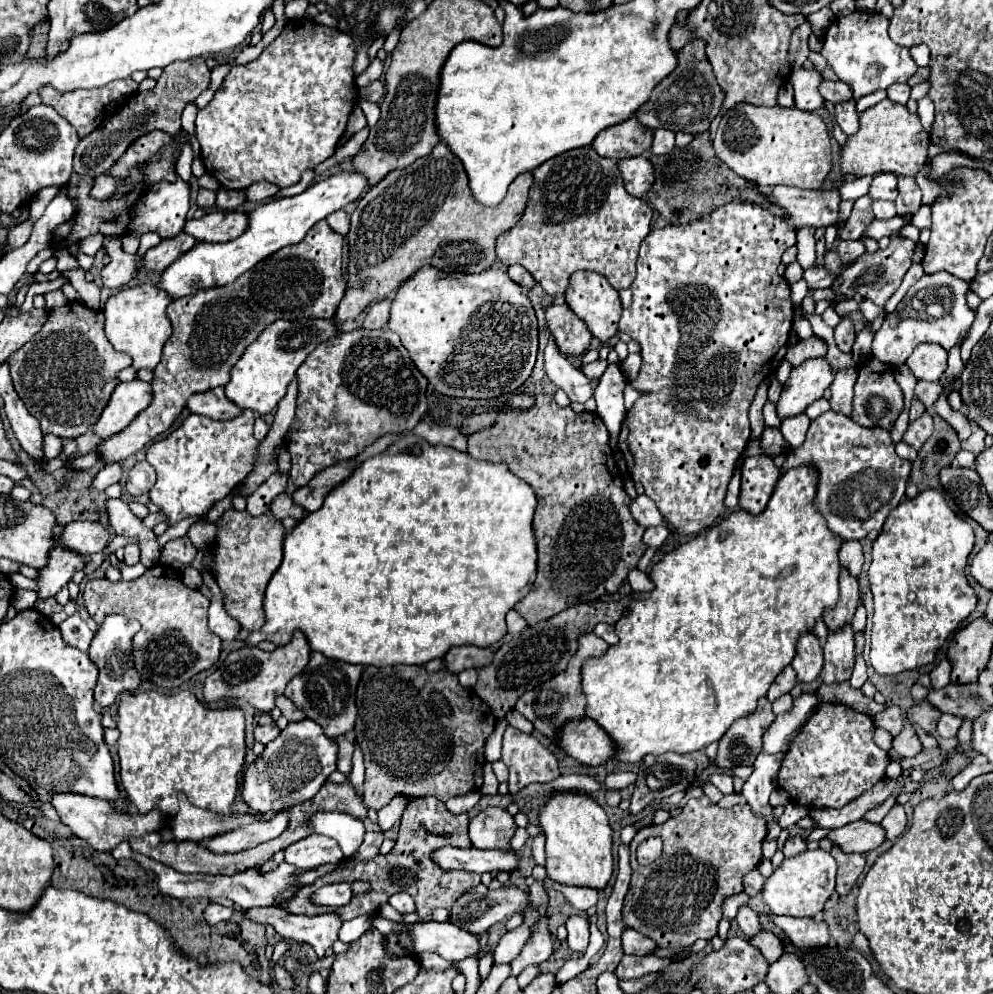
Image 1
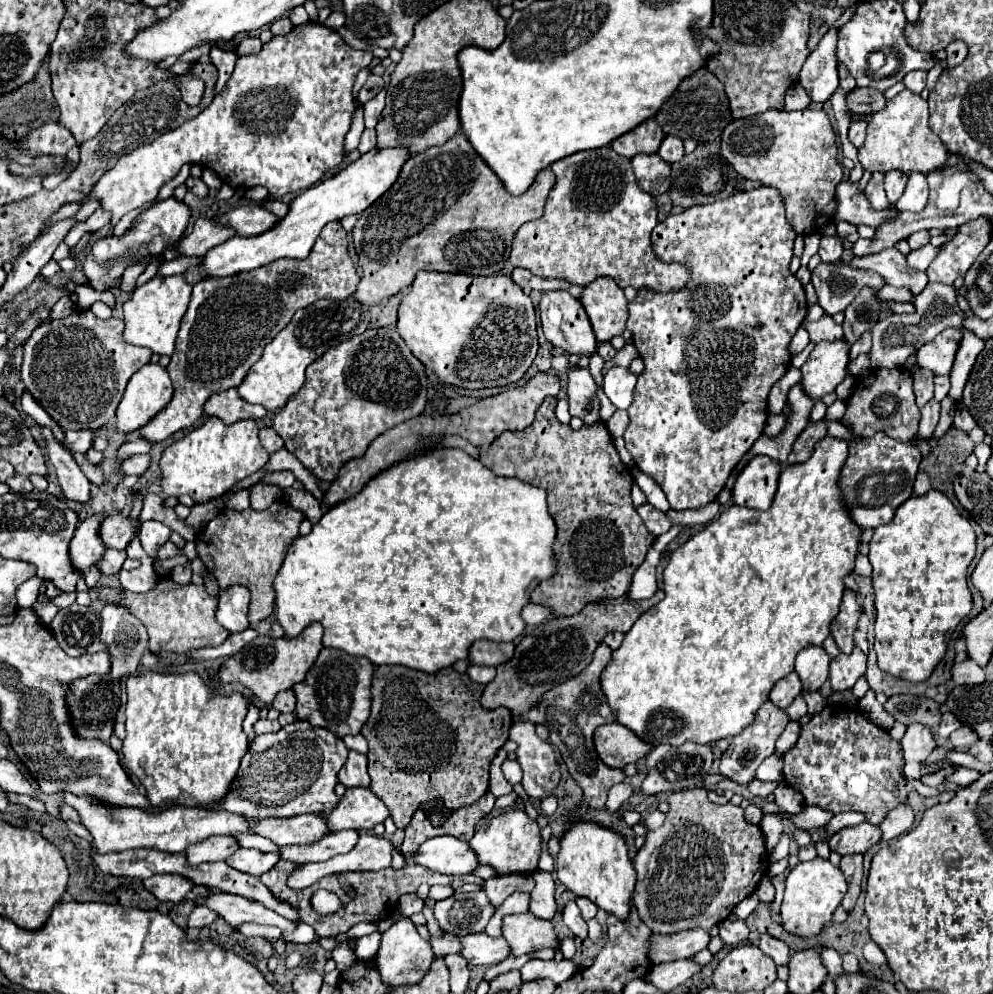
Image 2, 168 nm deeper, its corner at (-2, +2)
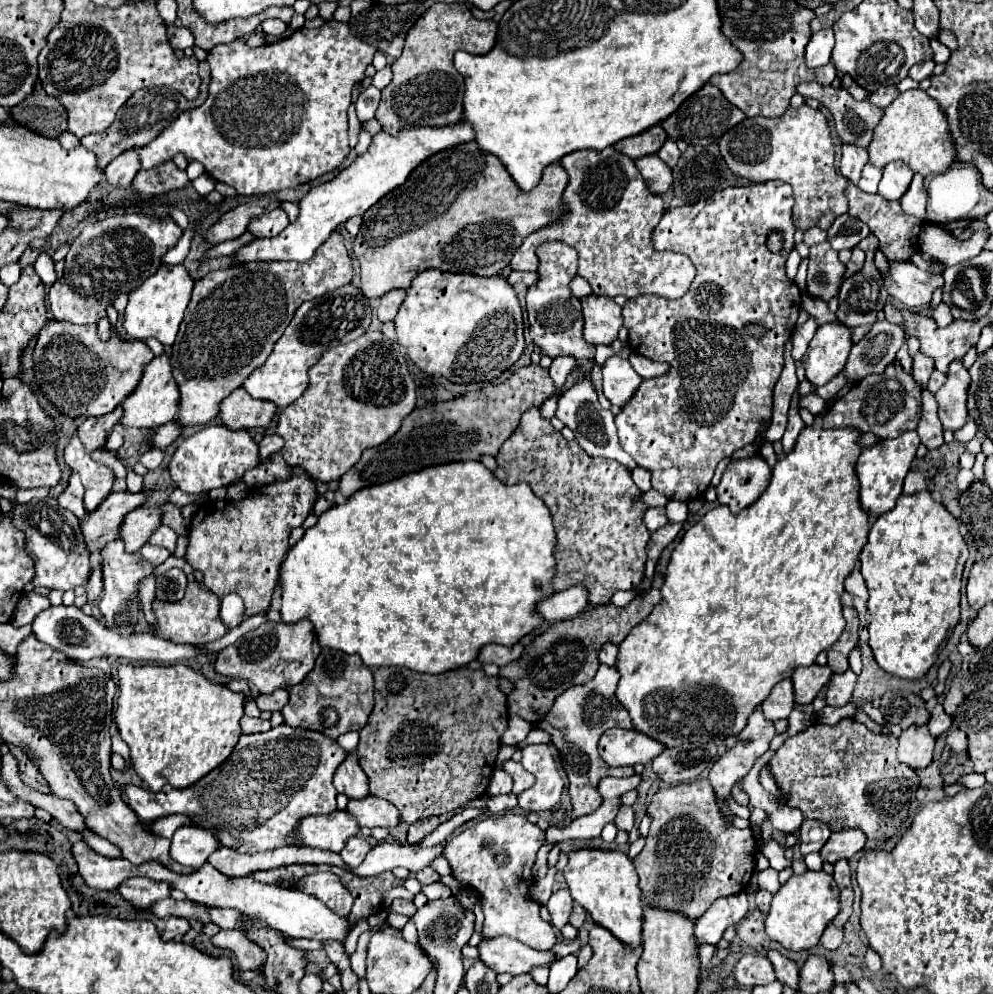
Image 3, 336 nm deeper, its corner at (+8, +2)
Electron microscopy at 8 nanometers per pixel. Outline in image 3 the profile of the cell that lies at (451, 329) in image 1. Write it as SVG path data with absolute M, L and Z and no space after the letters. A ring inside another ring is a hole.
M441 270L421 272L407 290L405 302L395 318L399 344L407 350L407 356L427 374L441 374L457 384L487 382L497 378L509 366L513 366L523 352L523 316L515 290L503 276L473 276L453 274Z

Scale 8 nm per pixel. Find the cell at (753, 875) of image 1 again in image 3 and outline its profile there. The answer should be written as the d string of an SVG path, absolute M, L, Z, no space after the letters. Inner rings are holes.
M759 890L759 892L755 894L755 900L757 900L757 908L759 908L763 914L767 914L767 912L769 912L769 906L771 906L771 898L773 898L773 894L771 894L771 892L767 892L767 890Z

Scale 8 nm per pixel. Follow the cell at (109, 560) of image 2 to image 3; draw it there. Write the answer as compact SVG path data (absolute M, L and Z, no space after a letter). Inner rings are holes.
M95 568L91 572L91 578L89 578L89 582L87 582L85 588L87 588L87 600L95 602L99 598L101 590L103 590L103 580L101 580L101 574L99 574L99 568Z

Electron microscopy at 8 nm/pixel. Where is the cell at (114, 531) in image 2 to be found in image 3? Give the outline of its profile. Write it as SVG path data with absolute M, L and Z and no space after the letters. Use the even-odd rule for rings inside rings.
M137 508L137 512L127 514L121 530L121 538L125 540L127 550L137 552L147 542L147 538L161 526L161 518L161 508Z

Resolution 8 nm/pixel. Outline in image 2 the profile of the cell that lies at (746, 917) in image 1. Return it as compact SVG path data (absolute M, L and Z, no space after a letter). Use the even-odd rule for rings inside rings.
M761 934L761 938L759 938L759 948L761 948L767 956L771 956L771 958L775 960L775 964L787 964L789 954L791 954L789 946L787 946L785 942L773 938L771 934Z

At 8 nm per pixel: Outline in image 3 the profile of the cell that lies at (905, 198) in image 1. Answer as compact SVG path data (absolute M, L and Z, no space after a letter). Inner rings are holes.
M915 174L907 194L901 198L901 206L905 210L905 214L911 214L915 218L919 218L921 222L927 222L927 214L925 214L925 206L927 206L927 190L923 184L923 176Z

